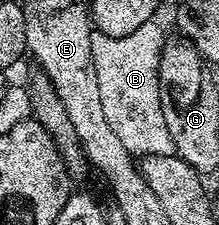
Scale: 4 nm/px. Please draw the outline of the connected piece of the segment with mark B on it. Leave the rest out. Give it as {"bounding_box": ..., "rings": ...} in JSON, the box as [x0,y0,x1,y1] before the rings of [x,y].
{"bounding_box":[91,19,174,157],"rings":[[[156,19],[147,21],[139,30],[123,38],[104,36],[94,31],[91,54],[95,58],[95,78],[99,78],[99,99],[103,102],[103,118],[115,130],[119,142],[134,157],[174,155],[171,133],[163,122],[159,90],[159,64],[167,33],[157,25]]]}

